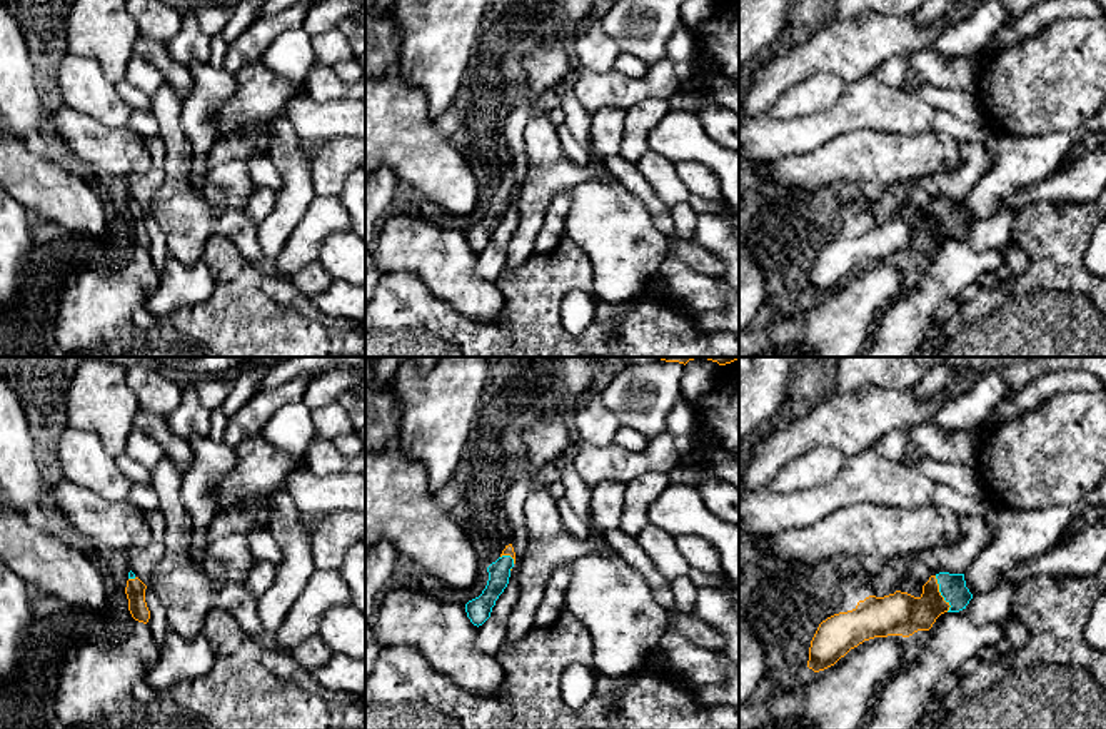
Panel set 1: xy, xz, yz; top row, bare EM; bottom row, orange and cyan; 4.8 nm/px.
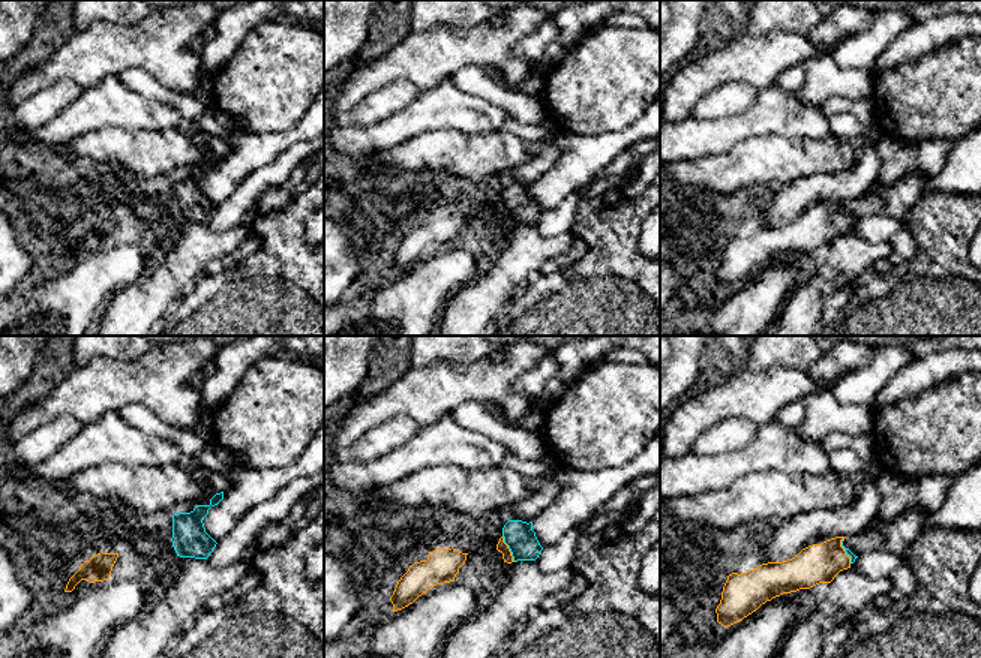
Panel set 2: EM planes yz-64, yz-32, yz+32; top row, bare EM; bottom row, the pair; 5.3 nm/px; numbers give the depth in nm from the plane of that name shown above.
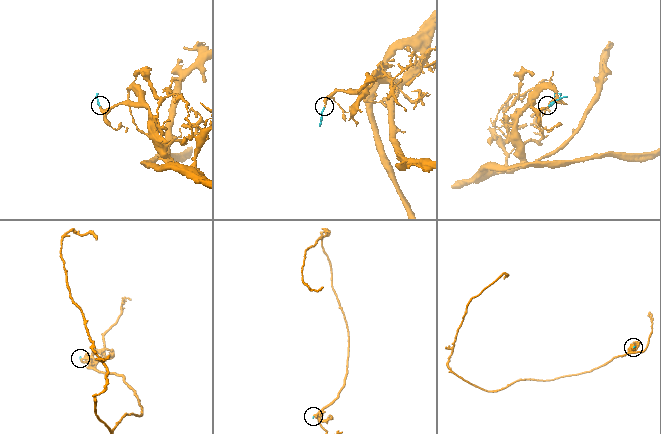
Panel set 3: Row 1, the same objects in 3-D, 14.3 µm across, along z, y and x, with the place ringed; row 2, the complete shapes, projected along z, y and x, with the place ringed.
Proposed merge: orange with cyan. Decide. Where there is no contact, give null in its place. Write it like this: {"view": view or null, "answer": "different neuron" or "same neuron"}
{"view": "yz", "answer": "same neuron"}

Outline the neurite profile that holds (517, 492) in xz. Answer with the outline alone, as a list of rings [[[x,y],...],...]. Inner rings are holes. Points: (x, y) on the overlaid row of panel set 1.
[[[524,469],[514,477],[504,497],[504,512],[512,525],[512,547],[517,564],[527,549],[529,530],[524,505],[534,487],[530,474]]]

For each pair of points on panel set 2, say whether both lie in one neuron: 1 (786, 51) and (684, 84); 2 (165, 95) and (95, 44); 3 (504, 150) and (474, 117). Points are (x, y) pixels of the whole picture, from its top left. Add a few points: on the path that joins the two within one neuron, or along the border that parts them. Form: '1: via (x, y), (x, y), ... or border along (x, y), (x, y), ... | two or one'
1: via (761, 60), (740, 60), (710, 71) | one
2: border along (120, 72), (129, 68), (143, 68), (161, 84) | two
3: border along (500, 128), (491, 132), (455, 131) | two

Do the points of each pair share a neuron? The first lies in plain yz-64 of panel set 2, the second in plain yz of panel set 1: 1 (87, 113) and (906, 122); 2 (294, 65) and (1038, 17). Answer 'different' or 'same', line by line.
1: same
2: different

